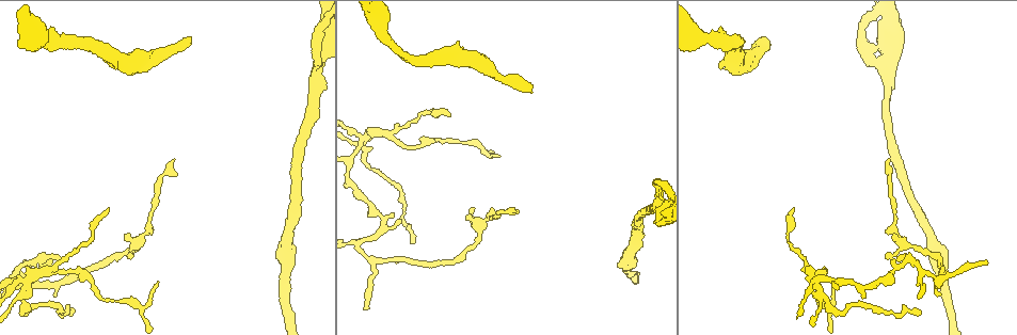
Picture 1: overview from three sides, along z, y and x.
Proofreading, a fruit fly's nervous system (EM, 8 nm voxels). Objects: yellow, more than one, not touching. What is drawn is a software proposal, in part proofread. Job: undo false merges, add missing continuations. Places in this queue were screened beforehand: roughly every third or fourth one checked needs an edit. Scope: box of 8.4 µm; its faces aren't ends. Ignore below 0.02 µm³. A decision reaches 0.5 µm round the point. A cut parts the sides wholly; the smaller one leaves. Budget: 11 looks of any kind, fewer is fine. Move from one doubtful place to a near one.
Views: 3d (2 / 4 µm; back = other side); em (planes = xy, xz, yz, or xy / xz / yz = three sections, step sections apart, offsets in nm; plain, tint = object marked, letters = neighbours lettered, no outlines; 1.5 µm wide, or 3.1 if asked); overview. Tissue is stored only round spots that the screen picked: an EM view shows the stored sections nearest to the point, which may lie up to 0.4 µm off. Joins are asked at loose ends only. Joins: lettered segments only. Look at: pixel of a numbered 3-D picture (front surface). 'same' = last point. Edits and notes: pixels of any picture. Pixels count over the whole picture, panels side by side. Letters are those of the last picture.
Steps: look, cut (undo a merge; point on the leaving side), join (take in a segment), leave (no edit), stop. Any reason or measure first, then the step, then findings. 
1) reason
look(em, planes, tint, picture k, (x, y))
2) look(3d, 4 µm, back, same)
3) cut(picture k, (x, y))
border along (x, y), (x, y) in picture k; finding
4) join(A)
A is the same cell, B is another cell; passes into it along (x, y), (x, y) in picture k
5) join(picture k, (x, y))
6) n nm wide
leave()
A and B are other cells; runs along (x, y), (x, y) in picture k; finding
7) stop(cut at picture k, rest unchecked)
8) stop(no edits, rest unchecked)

looks like a crossing
look(3d, 4 µm, picture 1, (22, 280))

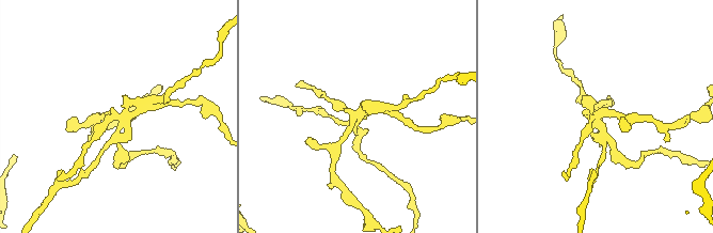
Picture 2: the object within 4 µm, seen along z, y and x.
look(em, xz, step 4, letters, picture 2, (114, 112))

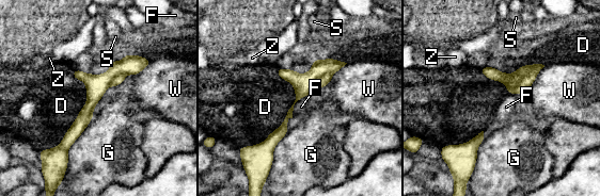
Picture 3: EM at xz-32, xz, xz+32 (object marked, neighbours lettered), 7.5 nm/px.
another direction
look(em, planes, letters, same)

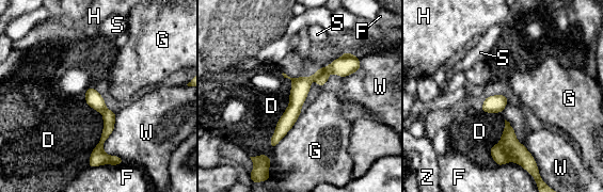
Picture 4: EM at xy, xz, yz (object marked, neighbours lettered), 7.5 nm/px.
cut(picture 4, (321, 79))
D, F, G, H, S, W and Z are other cells; the part that leaves runs along (109, 112), (109, 127), (92, 160) in picture 4; a second neuron is stuck on

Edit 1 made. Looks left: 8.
tapers out
look(em, planes, tint, picture 1, (985, 264))

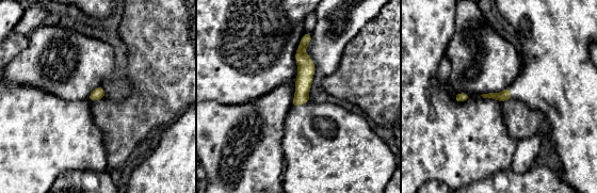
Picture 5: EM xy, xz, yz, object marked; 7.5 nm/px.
look(em, planes, letters, same)

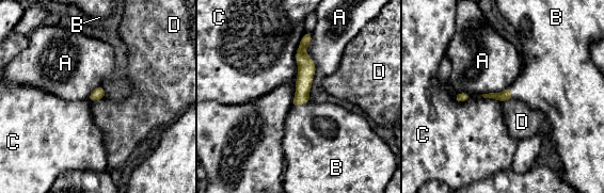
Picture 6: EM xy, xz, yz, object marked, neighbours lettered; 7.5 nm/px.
join(B)
B is the same cell, A, C and D are other cells; passes into it along (305, 73), (301, 105), (315, 134) in picture 6; the neuron continues

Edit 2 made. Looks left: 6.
look(overview)

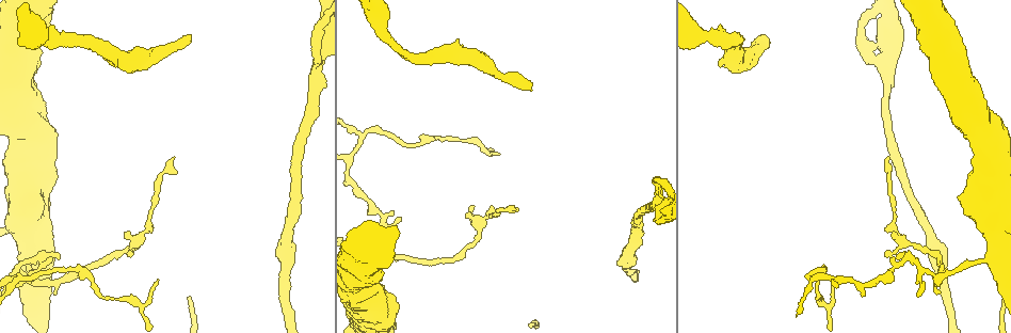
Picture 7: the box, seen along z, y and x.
thick turns thin
look(em, planes, tint, picture 7, (719, 36))

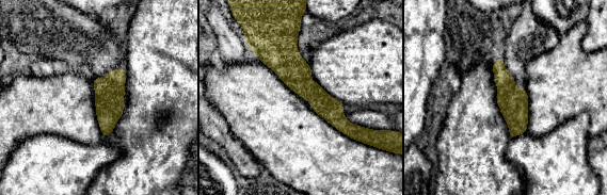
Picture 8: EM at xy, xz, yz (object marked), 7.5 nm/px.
what lies round it
look(em, planes, letters, same)

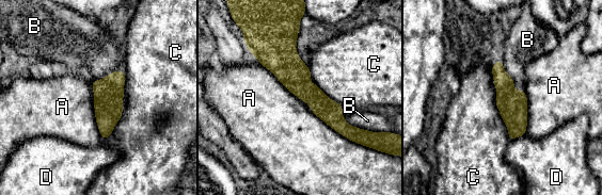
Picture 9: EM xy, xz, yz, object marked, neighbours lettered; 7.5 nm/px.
leave()
A, B, C and D are other cells; border along (93, 80), (94, 118), (103, 140) in picture 9; one neuron here

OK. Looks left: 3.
stop(cut at picture 4, join at picture 6, rest unchecked)

